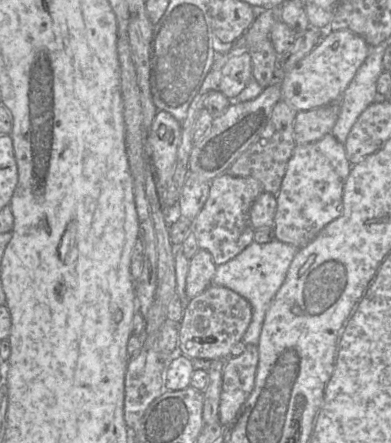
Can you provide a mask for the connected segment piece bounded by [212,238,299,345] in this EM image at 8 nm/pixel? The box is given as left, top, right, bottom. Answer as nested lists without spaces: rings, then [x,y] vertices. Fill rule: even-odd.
[[[276,238],[270,243],[253,241],[239,255],[216,267],[212,285],[229,288],[244,297],[252,307],[252,320],[241,341],[258,345],[266,312],[285,281],[288,269],[299,248],[280,242]]]

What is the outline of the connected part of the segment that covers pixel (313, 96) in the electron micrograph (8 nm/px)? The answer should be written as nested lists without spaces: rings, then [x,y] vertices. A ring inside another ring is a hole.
[[[349,30],[323,31],[320,42],[289,71],[278,74],[281,100],[297,111],[309,110],[339,102],[342,94],[364,63],[370,46]]]

